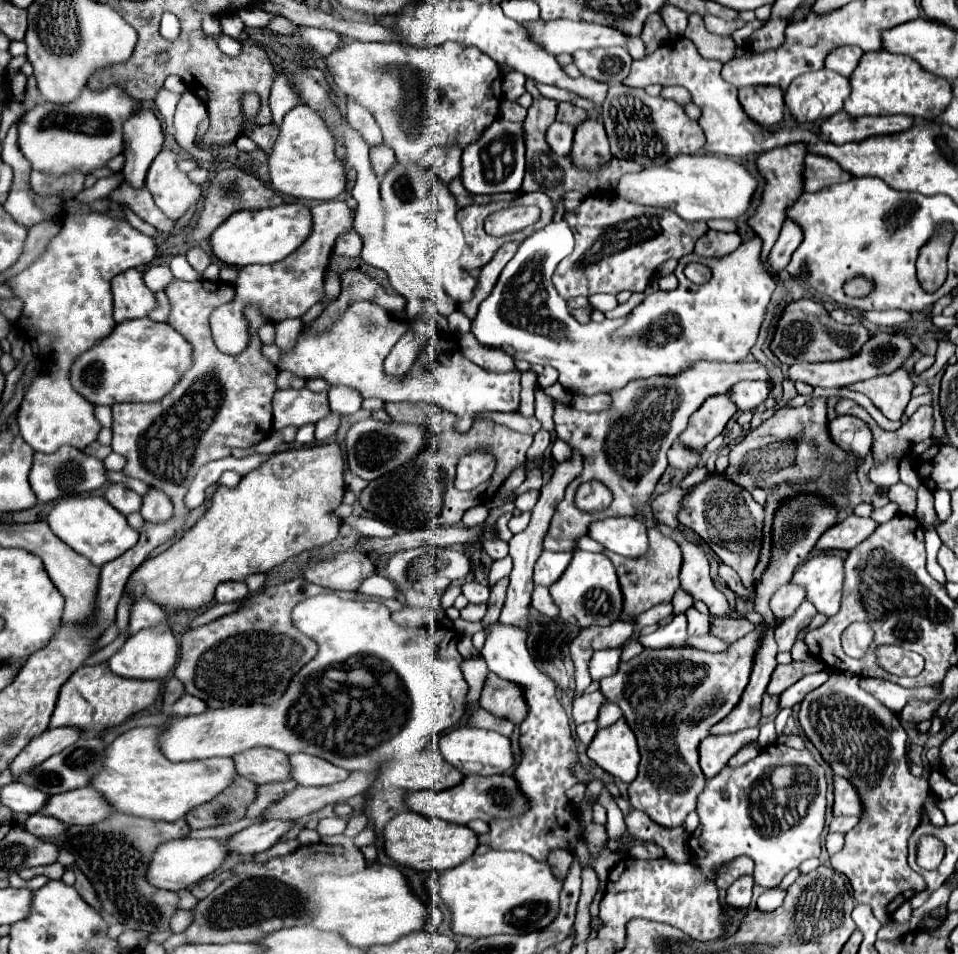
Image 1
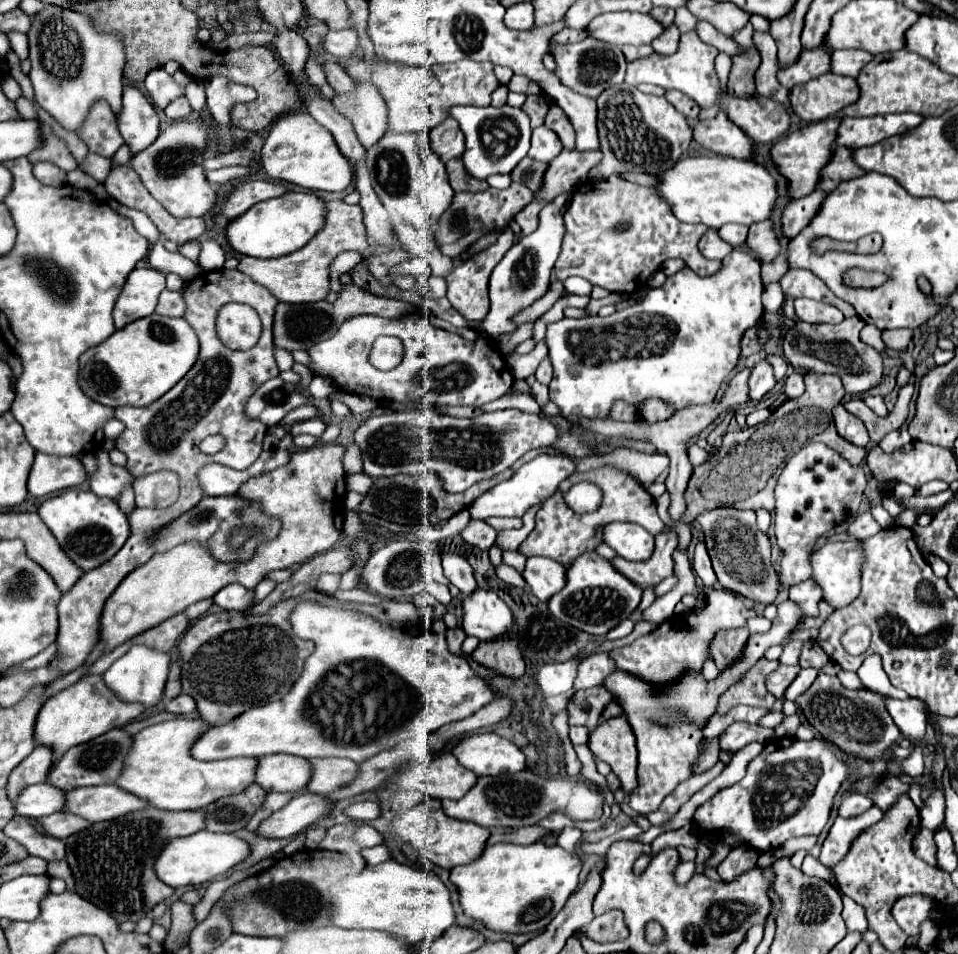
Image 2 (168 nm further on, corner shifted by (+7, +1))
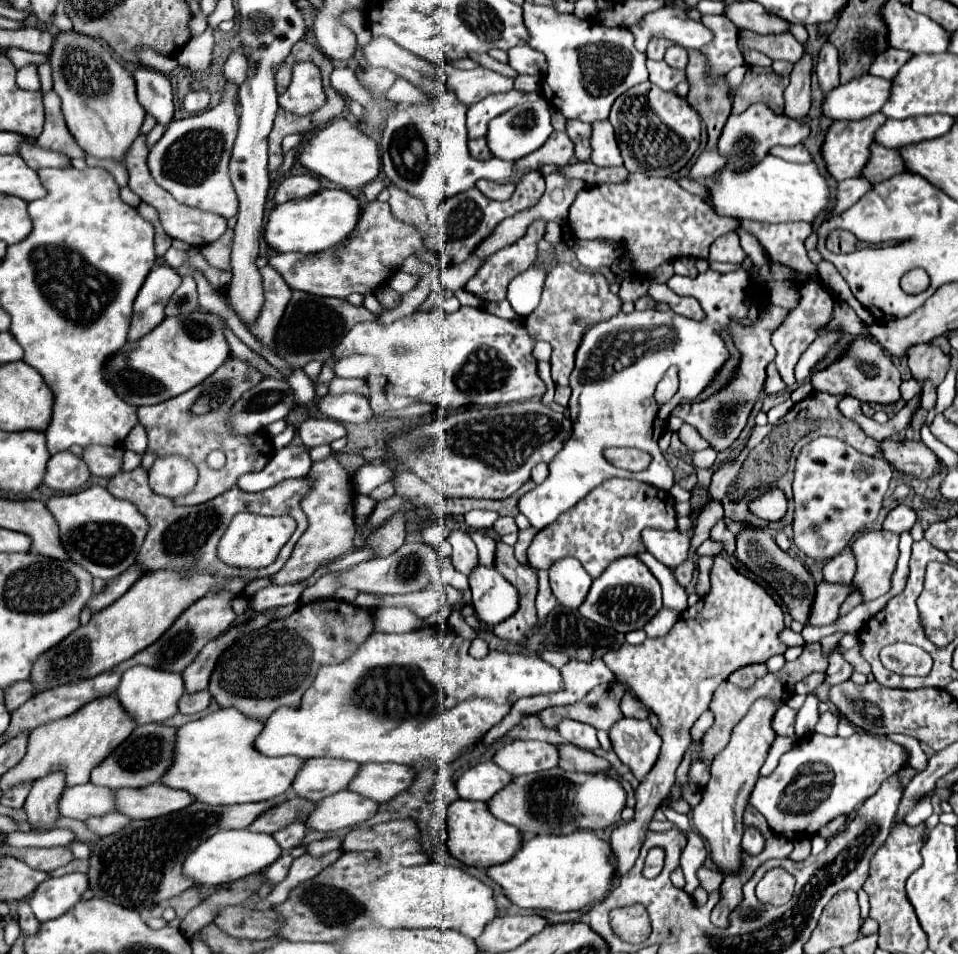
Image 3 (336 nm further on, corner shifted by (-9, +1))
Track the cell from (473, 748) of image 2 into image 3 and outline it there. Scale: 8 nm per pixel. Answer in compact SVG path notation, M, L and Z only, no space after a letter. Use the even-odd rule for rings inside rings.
M510 741L496 747L492 761L512 777L546 771L558 765L558 751L542 741Z

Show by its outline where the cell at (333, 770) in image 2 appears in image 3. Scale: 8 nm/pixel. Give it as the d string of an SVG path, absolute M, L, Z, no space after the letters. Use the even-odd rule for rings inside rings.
M364 763L348 783L348 789L372 801L388 801L410 787L414 771L398 763Z

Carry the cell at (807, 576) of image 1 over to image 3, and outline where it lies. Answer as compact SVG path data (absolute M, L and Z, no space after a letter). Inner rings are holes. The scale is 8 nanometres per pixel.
M870 531L852 543L856 575L852 583L864 601L872 601L890 591L890 577L898 561L898 535L890 531Z

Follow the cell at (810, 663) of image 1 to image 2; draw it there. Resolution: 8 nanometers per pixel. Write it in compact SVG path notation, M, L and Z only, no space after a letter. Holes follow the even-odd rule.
M780 665L774 673L768 675L768 681L766 681L768 691L770 691L774 697L782 699L784 693L786 693L786 689L788 689L788 685L796 679L798 673L800 673L800 665L794 665L794 667Z

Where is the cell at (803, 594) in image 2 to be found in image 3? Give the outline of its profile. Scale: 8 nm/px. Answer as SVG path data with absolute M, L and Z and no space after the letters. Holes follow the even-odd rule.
M844 549L838 557L830 559L824 569L822 569L822 575L824 575L824 581L828 583L840 583L840 585L848 585L854 577L854 557L850 553L850 549Z

